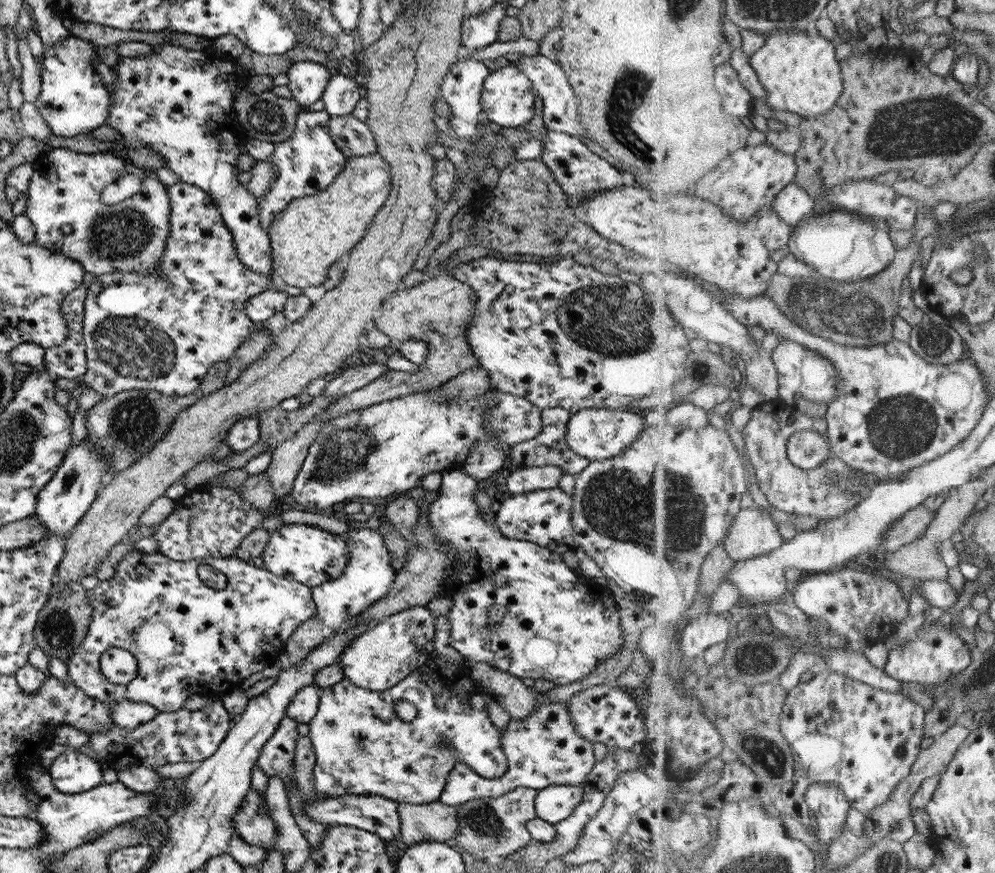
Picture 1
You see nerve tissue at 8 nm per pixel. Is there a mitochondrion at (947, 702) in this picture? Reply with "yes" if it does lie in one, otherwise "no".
yes

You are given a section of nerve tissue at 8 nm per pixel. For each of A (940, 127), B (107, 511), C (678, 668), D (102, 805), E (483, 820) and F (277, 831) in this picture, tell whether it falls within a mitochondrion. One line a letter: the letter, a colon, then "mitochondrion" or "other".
A: mitochondrion
B: other
C: other
D: other
E: mitochondrion
F: other

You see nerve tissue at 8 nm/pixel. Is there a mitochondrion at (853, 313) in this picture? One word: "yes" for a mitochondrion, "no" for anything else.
yes

